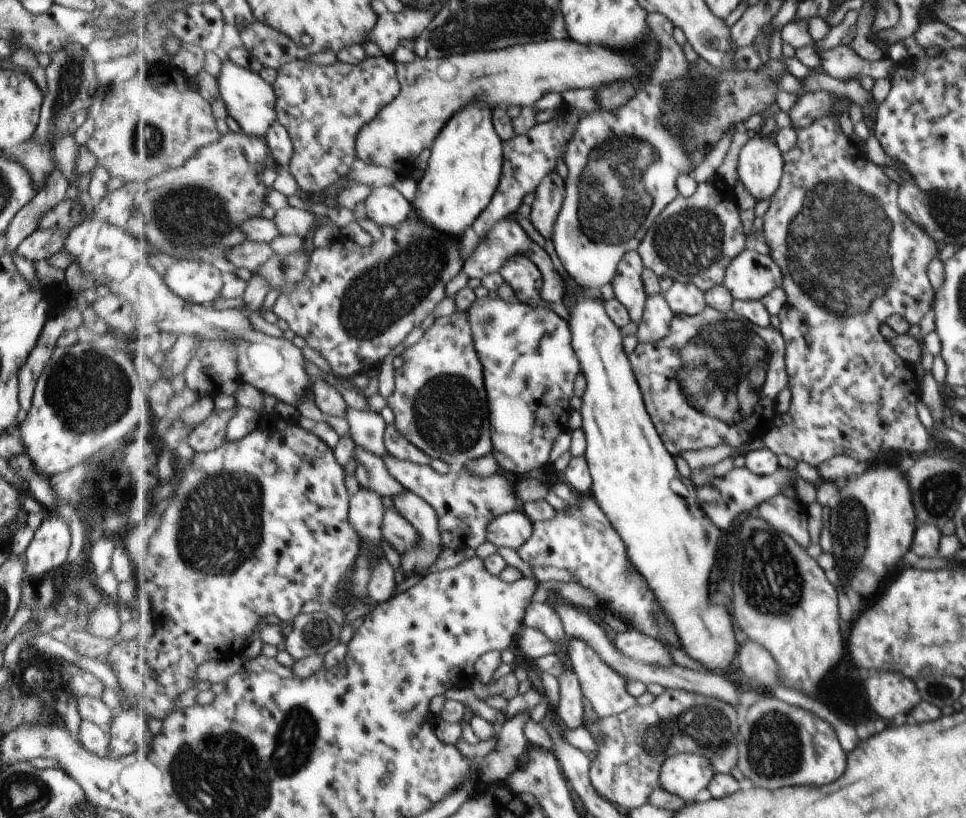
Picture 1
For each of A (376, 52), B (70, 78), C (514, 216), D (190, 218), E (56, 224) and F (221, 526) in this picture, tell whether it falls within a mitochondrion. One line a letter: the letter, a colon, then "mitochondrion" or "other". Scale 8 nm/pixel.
A: other
B: mitochondrion
C: other
D: mitochondrion
E: other
F: mitochondrion

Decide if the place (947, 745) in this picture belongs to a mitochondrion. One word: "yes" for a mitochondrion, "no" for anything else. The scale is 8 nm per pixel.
no

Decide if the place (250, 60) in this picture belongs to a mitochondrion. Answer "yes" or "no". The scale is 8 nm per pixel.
no

